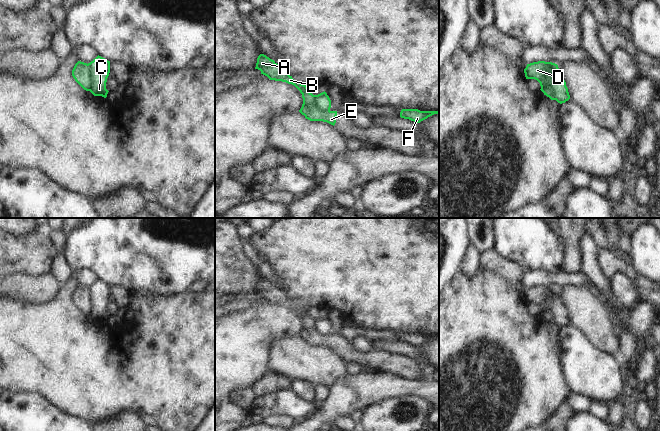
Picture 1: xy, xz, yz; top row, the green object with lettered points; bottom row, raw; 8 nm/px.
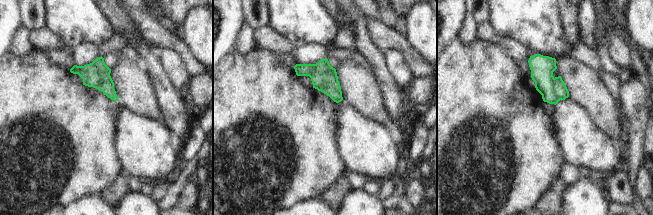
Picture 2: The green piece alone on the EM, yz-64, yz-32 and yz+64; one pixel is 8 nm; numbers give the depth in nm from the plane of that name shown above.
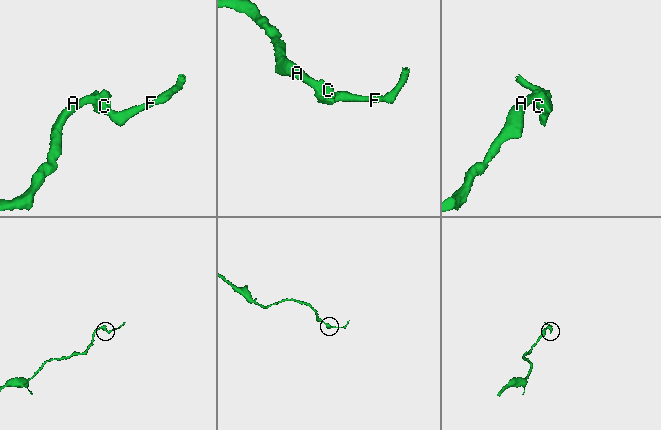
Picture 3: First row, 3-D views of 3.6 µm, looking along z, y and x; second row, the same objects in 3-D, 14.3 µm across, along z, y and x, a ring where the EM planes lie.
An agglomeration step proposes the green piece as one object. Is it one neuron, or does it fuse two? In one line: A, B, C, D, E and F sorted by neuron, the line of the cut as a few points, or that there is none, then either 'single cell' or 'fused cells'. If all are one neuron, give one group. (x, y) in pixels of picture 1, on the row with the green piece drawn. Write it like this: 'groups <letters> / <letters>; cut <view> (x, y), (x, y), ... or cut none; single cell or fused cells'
groups A B E / C D F; cut yz (555, 66), (545, 81), (552, 88), (556, 99); fused cells

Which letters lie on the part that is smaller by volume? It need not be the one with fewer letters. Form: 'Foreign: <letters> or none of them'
Foreign: C, D, F

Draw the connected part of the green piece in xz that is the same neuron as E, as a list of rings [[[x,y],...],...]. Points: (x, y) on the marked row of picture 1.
[[[264,54],[257,58],[255,69],[270,80],[282,81],[294,85],[302,94],[303,104],[299,112],[310,121],[323,121],[335,125],[337,111],[320,111],[315,104],[315,95],[309,92],[306,85],[294,80],[287,70]]]

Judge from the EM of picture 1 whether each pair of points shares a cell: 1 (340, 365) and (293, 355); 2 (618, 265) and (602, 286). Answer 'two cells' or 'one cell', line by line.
1: one cell
2: two cells

